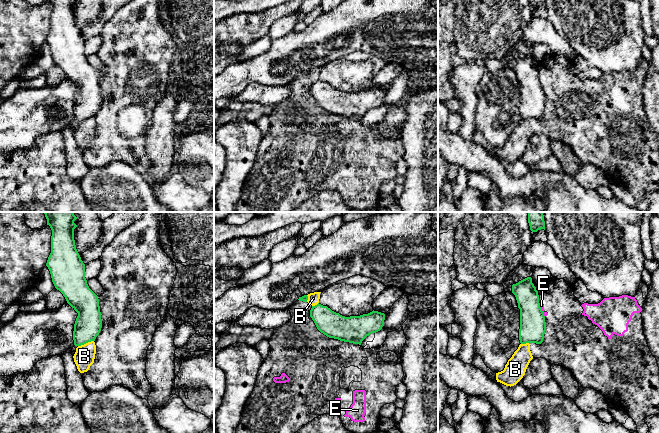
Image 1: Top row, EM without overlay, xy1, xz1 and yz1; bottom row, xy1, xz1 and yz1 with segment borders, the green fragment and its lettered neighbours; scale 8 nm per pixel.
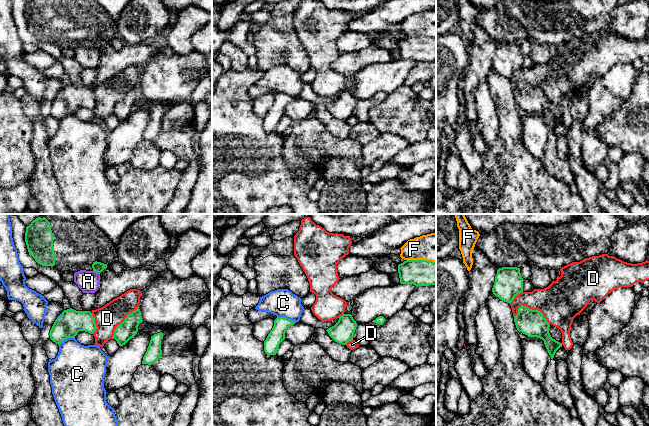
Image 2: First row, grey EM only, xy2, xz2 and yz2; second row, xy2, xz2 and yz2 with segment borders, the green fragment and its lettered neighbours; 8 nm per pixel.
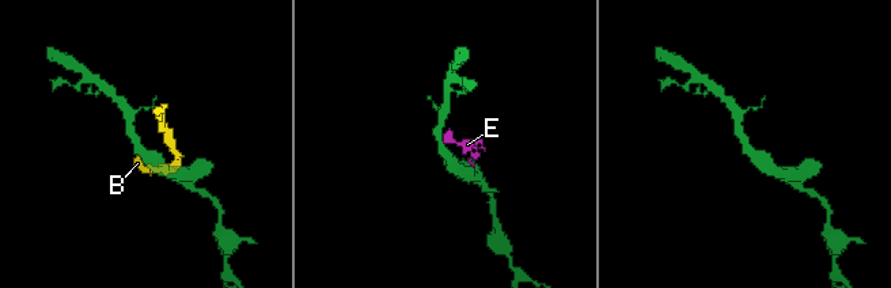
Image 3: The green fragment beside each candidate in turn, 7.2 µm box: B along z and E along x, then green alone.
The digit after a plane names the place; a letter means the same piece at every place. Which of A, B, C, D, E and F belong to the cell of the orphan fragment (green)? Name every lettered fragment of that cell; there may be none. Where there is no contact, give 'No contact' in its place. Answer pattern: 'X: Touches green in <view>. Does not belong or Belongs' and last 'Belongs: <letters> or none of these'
A: Touches green in xy2. Does not belong
B: Touches green in xy1. Does not belong
C: Touches green in xz2. Does not belong
D: Touches green in yz2. Does not belong
E: Touches green in yz1. Does not belong
F: Touches green in xz2. Does not belong
Belongs: none of these

